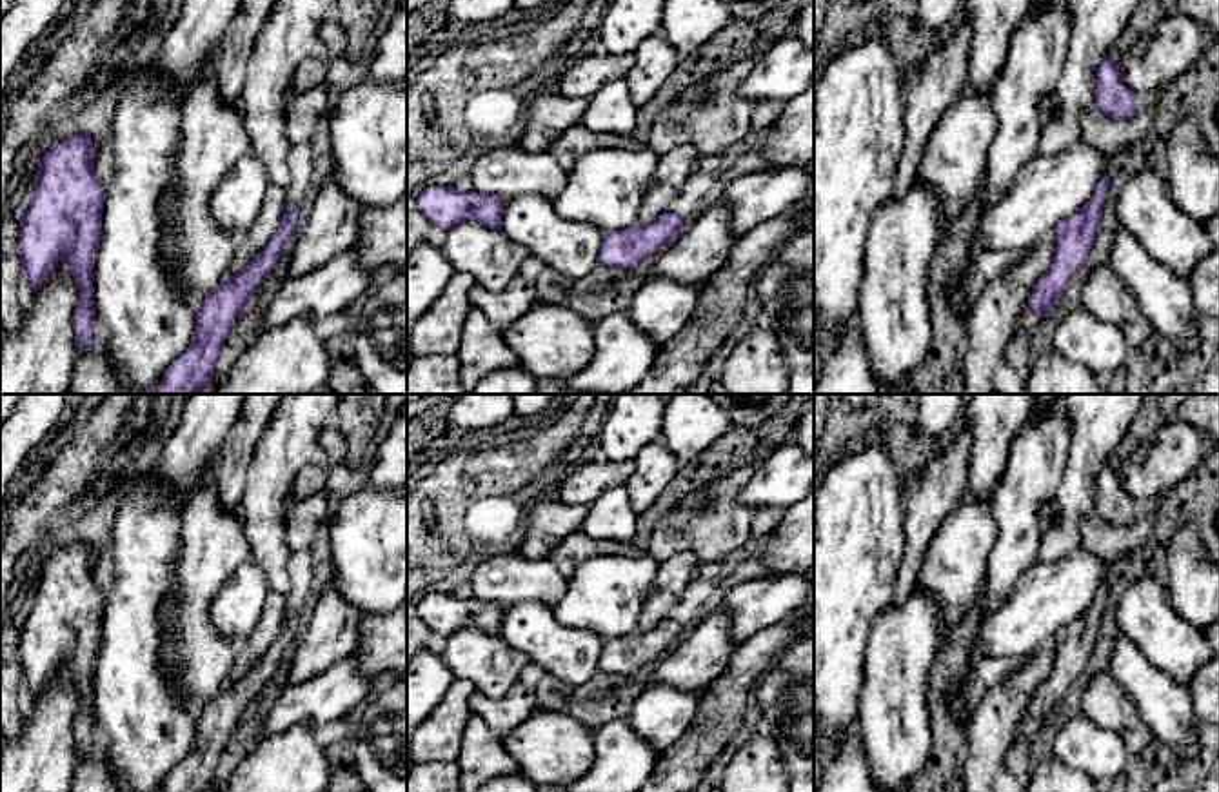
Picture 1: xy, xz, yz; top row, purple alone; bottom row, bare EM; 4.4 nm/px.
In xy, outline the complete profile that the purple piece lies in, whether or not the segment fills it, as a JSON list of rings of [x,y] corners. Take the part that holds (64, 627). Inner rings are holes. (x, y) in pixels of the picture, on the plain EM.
[[[74,540],[51,552],[36,572],[33,607],[20,623],[22,679],[36,699],[58,668],[67,667],[80,694],[73,734],[82,761],[93,754],[93,676],[105,610],[94,581],[93,547]]]

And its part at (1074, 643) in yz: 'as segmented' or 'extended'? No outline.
as segmented

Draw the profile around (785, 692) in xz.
[[[814,632],[796,638],[761,676],[754,696],[772,725],[790,792],[814,792]]]

